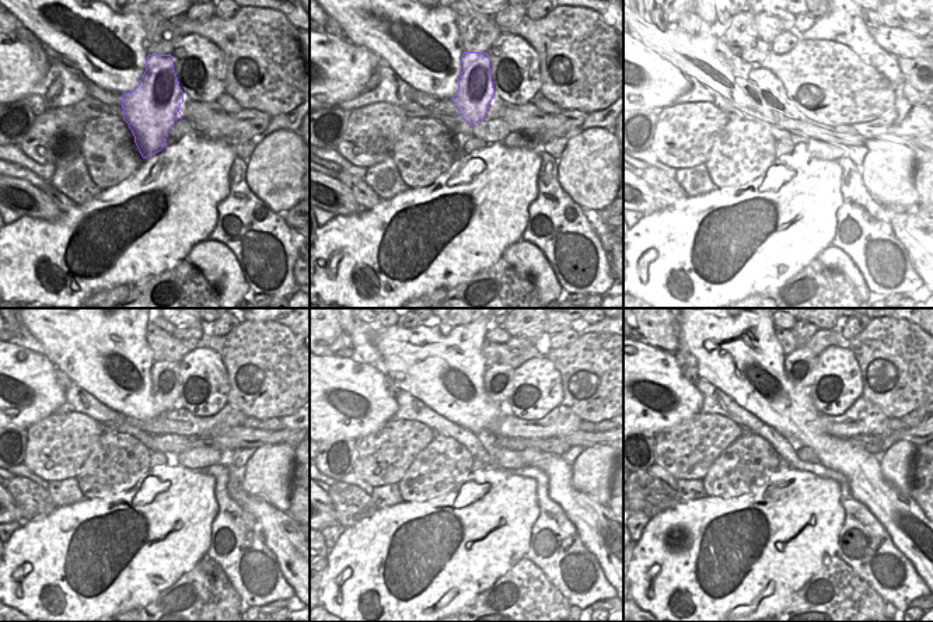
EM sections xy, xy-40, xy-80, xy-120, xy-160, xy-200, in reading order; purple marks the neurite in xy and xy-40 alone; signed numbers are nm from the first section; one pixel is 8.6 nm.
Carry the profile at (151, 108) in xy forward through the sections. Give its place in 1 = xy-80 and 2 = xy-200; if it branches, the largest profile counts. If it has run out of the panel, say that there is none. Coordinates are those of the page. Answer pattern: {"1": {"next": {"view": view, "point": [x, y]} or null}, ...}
{"1": {"next": {"view": "xy-80", "point": [789, 91]}}, "2": {"next": {"view": "xy-200", "point": [799, 364]}}}

